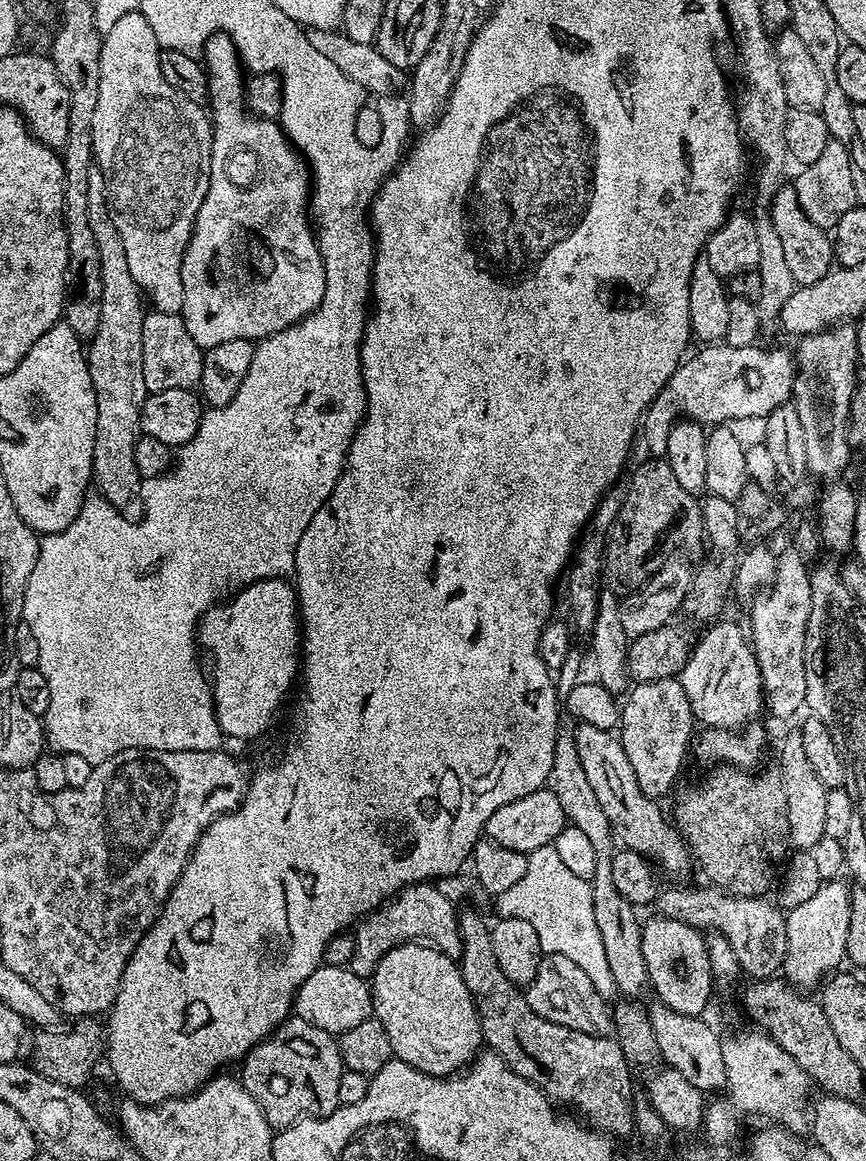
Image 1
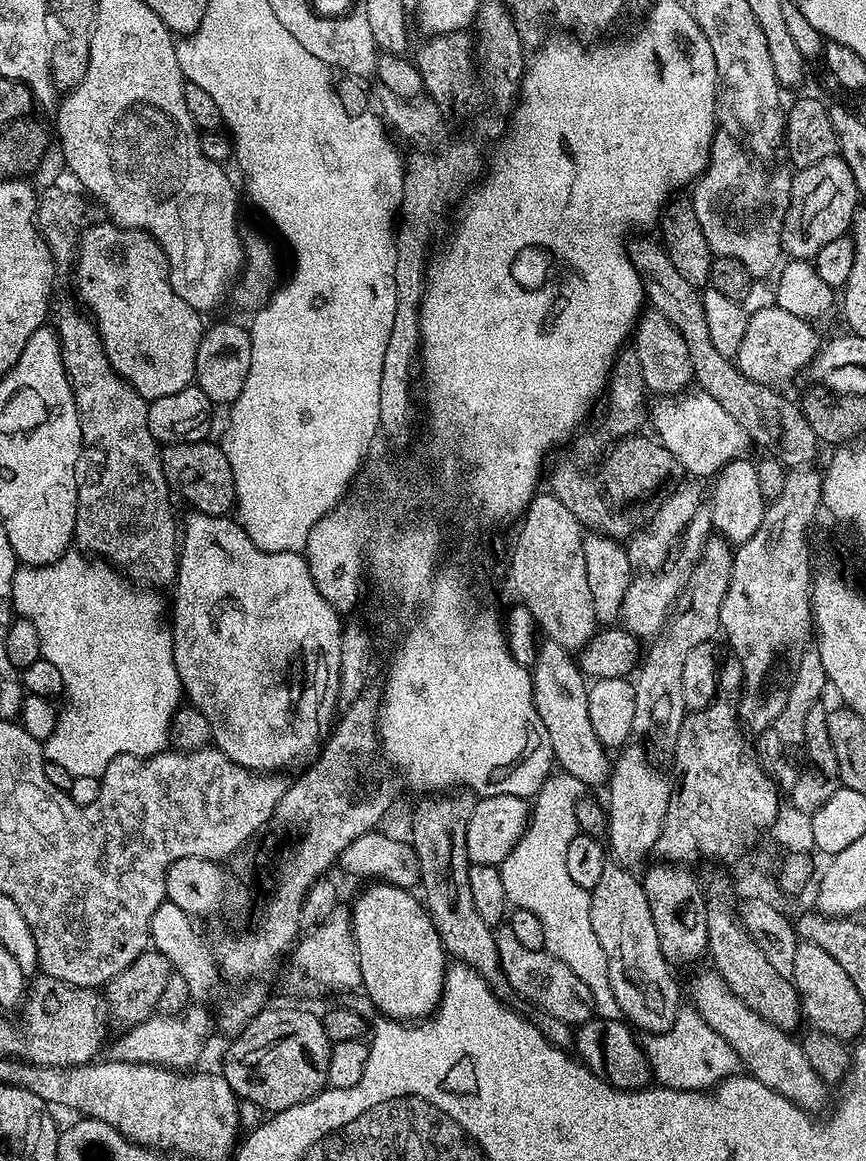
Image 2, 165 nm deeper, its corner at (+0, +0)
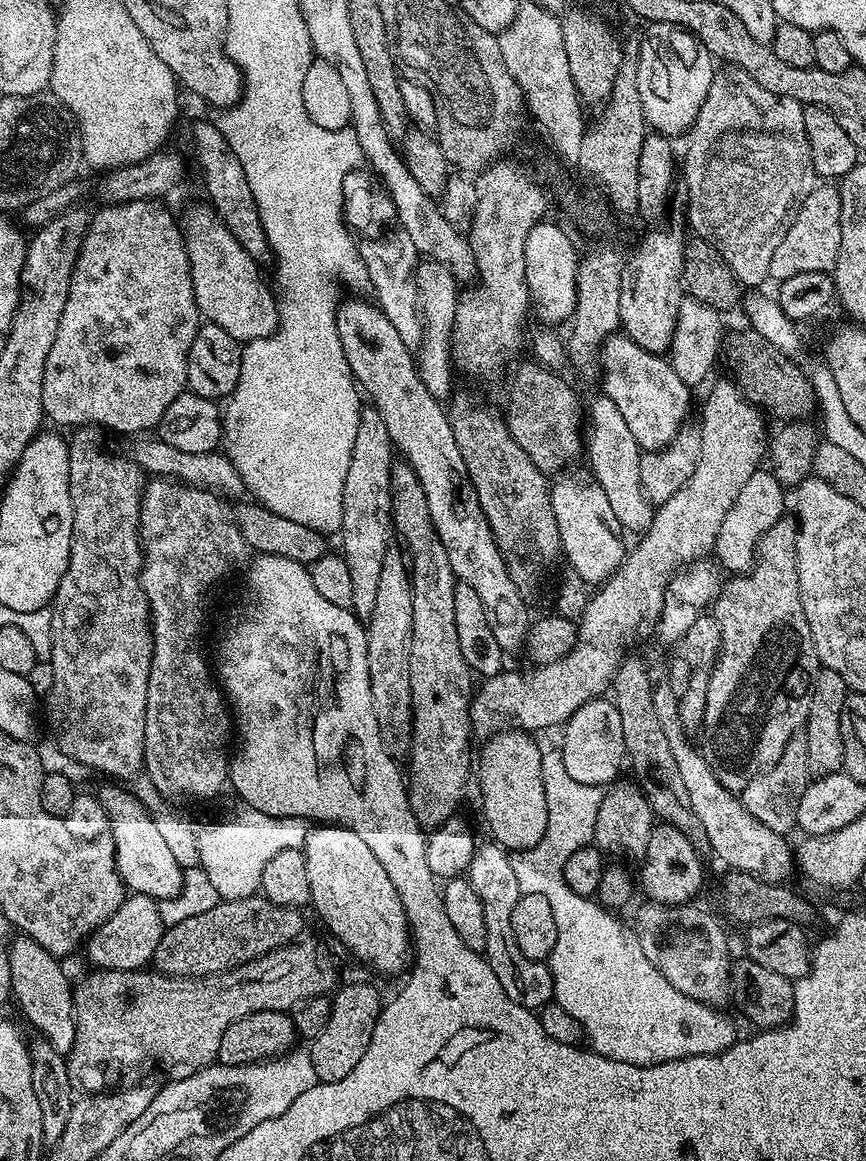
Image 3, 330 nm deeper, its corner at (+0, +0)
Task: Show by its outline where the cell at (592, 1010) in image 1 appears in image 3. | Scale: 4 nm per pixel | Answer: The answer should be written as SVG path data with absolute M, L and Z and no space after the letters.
M481 843L468 867L466 879L474 886L474 890L478 890L478 898L482 898L482 914L486 914L486 946L483 955L490 970L494 970L494 975L498 977L498 982L502 982L502 990L506 990L506 994L523 1008L539 1010L553 1003L551 968L547 963L526 958L526 954L522 954L514 942L514 926L510 914L514 906L518 906L518 898L522 893L518 877L514 875L511 855L499 843Z

